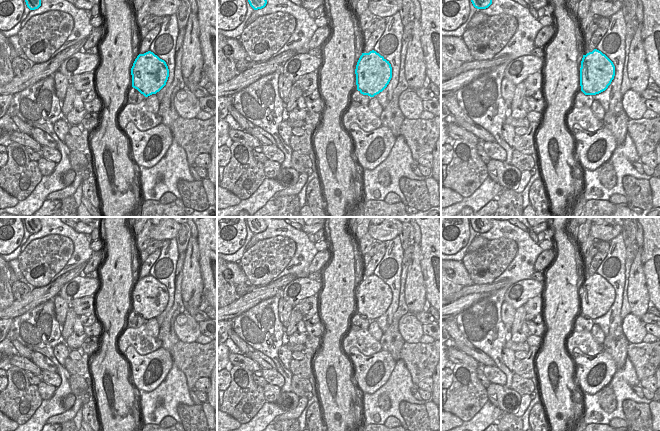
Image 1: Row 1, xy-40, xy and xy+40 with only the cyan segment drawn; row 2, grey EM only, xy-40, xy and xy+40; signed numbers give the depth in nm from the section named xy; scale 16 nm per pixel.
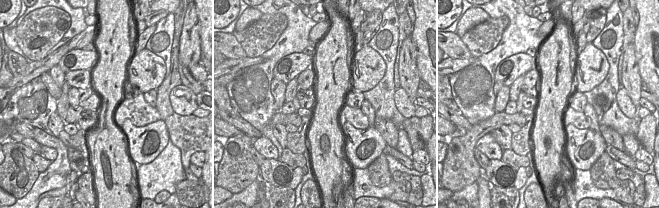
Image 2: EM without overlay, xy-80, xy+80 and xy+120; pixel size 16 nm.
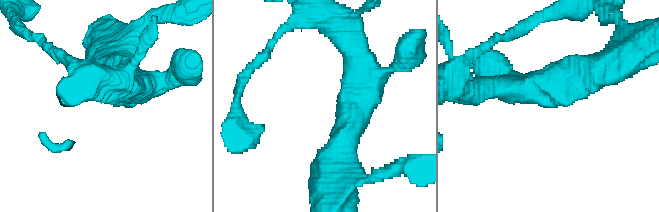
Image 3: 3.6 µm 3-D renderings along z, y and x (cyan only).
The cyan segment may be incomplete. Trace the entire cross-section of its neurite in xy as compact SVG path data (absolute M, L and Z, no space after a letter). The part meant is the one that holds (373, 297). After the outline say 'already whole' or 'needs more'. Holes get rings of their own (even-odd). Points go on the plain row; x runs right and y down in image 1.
M376 275L362 277L356 293L357 314L370 321L382 316L392 302L392 291L389 285Z; already whole

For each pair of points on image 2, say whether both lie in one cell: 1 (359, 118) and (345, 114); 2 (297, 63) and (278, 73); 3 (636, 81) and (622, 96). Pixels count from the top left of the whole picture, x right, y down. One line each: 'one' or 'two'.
1: one
2: one
3: two

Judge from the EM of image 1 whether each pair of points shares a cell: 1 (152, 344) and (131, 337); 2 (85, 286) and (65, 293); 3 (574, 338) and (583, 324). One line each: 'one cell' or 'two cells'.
1: one cell
2: one cell
3: two cells

